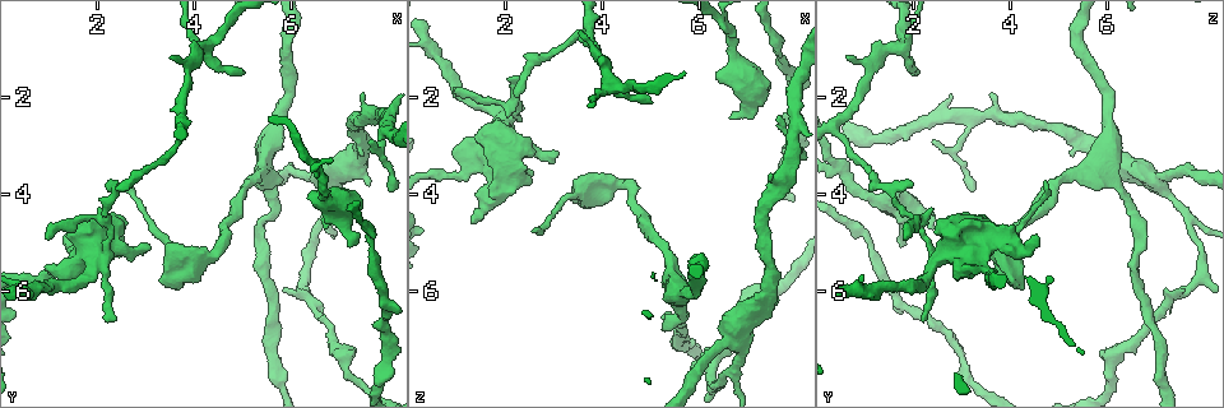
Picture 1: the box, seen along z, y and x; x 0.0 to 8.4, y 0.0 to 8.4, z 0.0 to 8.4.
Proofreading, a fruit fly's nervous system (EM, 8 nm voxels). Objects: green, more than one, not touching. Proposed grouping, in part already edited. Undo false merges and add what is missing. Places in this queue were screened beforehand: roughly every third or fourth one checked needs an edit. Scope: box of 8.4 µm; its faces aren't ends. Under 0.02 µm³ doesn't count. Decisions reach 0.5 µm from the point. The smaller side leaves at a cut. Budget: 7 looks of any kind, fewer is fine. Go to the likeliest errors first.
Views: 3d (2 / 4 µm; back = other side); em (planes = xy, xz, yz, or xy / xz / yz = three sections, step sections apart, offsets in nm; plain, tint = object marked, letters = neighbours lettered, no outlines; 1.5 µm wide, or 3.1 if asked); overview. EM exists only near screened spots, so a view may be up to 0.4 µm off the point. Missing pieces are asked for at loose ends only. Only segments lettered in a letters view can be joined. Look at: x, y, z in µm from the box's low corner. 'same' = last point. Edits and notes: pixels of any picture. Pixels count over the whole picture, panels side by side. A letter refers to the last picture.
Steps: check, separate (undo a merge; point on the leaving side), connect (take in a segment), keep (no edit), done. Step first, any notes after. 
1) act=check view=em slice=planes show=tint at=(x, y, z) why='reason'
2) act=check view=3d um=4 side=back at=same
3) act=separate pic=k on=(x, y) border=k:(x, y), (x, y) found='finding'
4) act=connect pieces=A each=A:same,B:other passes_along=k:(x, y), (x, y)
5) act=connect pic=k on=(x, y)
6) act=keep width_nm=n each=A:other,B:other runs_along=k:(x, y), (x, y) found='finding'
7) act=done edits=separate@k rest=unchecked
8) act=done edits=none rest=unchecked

act=check view=em slice=planes show=letters at=(2.65, 3.65, 4.70)

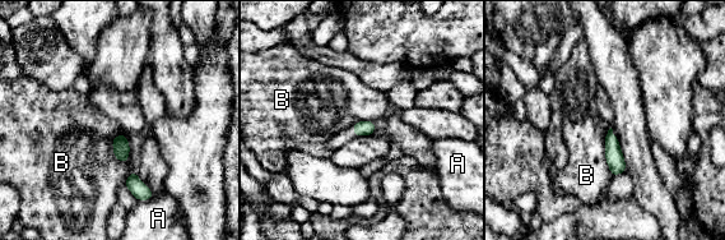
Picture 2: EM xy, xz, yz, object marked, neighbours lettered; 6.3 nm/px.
act=keep each=A:other,B:other found='no lettered segment goes on from it'

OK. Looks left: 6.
act=check view=em slice=planes show=letters at=(1.15, 5.65, 3.50) why='sudden change in width'

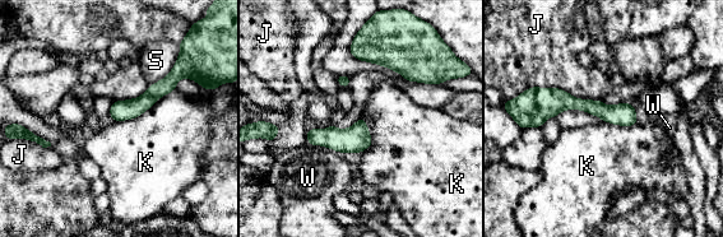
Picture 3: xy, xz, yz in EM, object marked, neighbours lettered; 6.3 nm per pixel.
act=keep each=J:other,K:other,S:other,W:other border=3:(175, 88), (139, 115), (115, 122) found='all the same cell'

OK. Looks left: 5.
act=check view=em slice=yz step=8 show=tint at=(4.65, 4.85, 3.95) why='thin neck'

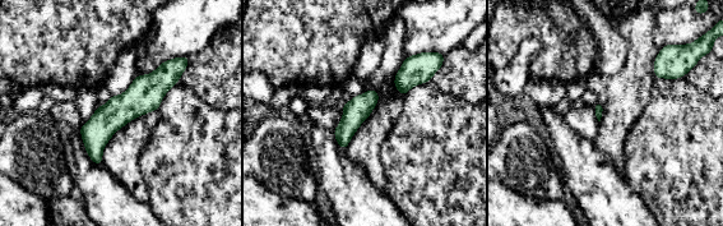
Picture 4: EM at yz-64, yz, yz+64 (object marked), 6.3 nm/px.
act=check view=em slice=planes show=letters at=same why='cut it another way'

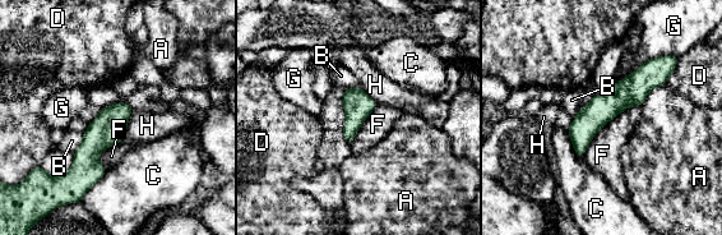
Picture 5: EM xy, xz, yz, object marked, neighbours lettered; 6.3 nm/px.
act=keep each=A:other,B:other,C:other,D:other,F:other,G:other,H:other border=5:(640, 106), (611, 118), (582, 156) found='continuous, no second cell'

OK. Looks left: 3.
act=done edits=none rest=unchecked

